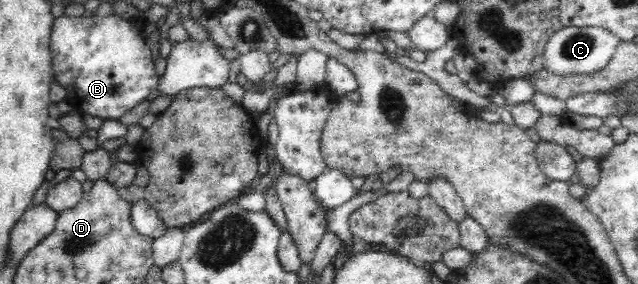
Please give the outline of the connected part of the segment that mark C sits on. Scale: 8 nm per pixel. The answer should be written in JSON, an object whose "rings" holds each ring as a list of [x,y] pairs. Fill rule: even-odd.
{"rings":[[[563,27],[556,30],[544,49],[544,69],[553,76],[593,76],[615,55],[622,41],[609,30],[601,27]]]}

